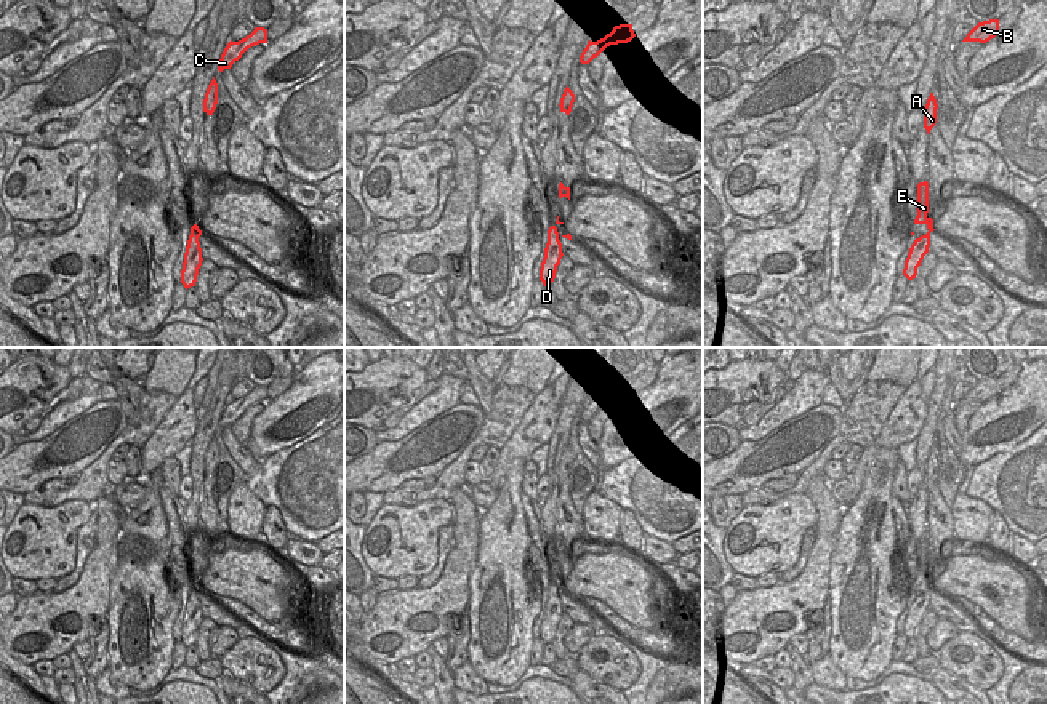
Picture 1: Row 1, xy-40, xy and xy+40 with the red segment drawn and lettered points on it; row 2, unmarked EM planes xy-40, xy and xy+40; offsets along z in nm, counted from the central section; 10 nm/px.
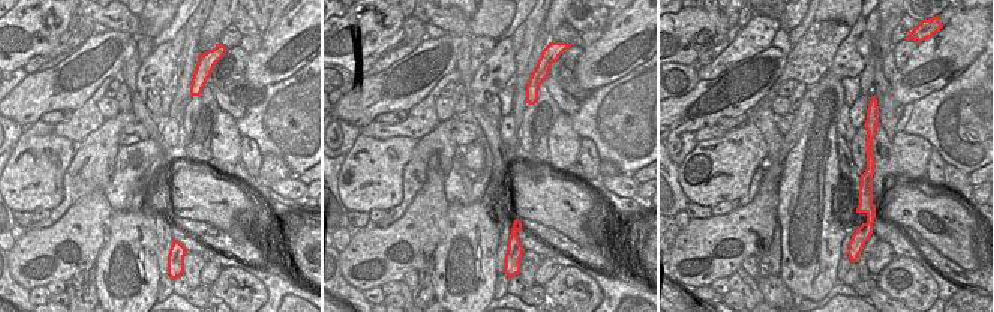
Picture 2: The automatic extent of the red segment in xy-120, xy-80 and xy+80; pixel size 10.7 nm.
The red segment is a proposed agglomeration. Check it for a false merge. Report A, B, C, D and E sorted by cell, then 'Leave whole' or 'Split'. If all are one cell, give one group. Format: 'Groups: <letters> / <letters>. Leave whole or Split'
Groups: A B C D E. Leave whole

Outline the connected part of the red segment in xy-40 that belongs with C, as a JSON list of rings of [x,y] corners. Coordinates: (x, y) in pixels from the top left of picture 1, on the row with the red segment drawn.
[[[255,27],[250,35],[239,42],[231,40],[221,54],[218,70],[223,72],[224,69],[231,69],[232,64],[239,61],[248,48],[259,43],[267,43],[267,29],[264,27]]]

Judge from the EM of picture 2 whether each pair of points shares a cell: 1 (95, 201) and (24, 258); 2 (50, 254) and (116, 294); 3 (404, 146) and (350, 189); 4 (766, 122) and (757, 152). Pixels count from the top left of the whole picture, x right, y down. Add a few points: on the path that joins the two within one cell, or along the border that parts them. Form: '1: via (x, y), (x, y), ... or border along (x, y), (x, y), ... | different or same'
1: via (80, 219), (42, 254) | same
2: border along (110, 233), (93, 264) | different
3: via (390, 153), (363, 180) | same
4: border along (751, 120), (766, 146), (766, 162) | different

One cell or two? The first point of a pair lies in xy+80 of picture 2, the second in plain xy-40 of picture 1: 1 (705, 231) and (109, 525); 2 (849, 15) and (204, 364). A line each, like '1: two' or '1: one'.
1: one
2: two

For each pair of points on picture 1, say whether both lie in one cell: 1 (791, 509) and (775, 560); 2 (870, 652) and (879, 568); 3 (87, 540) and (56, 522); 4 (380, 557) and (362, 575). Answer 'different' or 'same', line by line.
1: same
2: same
3: different
4: different

